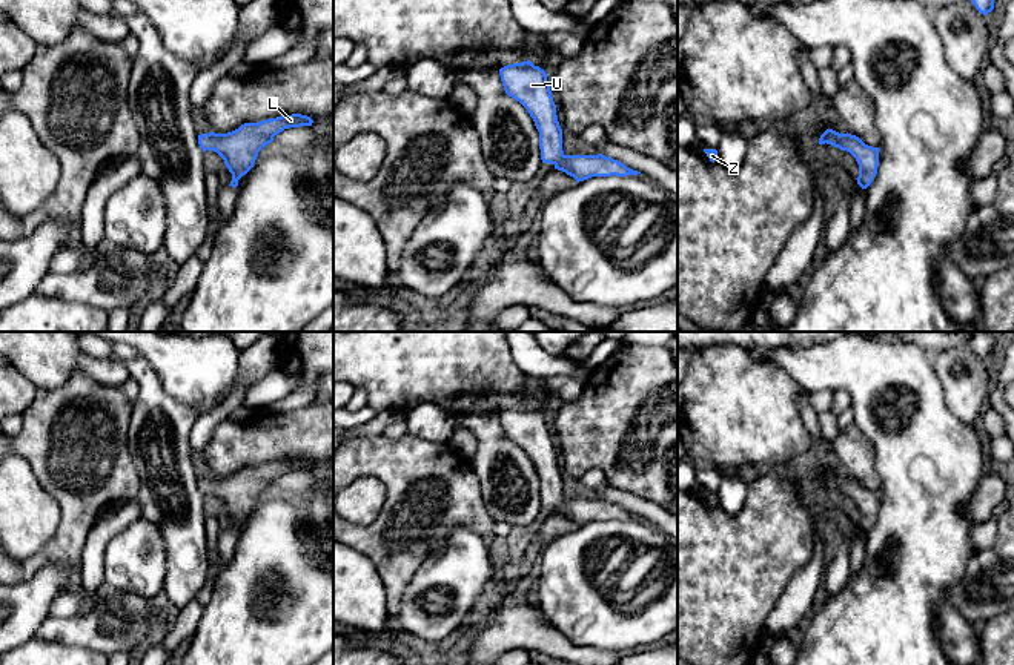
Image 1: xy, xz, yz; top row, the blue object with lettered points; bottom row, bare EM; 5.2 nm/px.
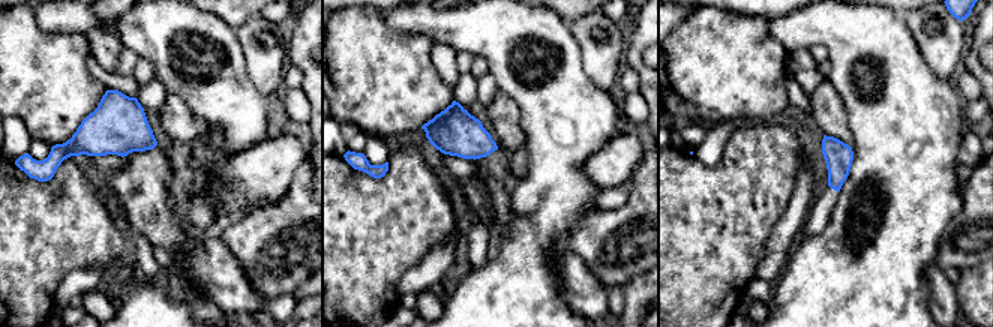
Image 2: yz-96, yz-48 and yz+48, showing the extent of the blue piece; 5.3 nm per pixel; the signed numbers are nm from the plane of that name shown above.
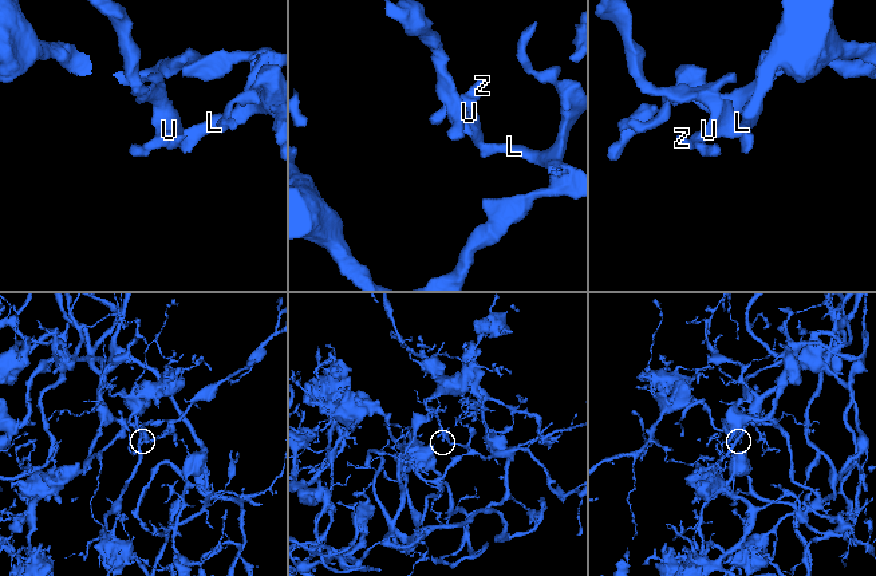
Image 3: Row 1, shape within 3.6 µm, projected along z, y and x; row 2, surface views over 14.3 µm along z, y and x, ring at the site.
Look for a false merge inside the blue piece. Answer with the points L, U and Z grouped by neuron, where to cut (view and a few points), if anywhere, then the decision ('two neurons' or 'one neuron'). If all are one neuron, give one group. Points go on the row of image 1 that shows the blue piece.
groups L U Z; cut none; one neuron

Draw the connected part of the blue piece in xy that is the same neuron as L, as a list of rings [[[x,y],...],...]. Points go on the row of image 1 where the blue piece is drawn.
[[[281,115],[258,123],[244,123],[227,134],[201,134],[198,144],[203,152],[214,151],[224,160],[232,174],[229,186],[237,187],[238,180],[254,167],[258,152],[272,143],[277,134],[289,127],[312,126],[312,123],[313,120],[307,115]]]

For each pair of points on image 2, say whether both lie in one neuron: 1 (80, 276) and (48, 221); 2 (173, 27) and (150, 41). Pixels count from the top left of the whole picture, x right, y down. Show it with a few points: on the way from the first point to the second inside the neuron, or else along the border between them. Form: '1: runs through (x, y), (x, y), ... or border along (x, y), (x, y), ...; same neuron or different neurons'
1: border along (102, 270), (74, 269), (60, 282), (56, 299); different neurons
2: runs through (167, 30), (161, 30), (156, 35); same neuron

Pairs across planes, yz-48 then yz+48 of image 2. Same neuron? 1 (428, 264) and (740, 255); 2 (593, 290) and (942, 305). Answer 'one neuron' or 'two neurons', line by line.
1: two neurons
2: one neuron

